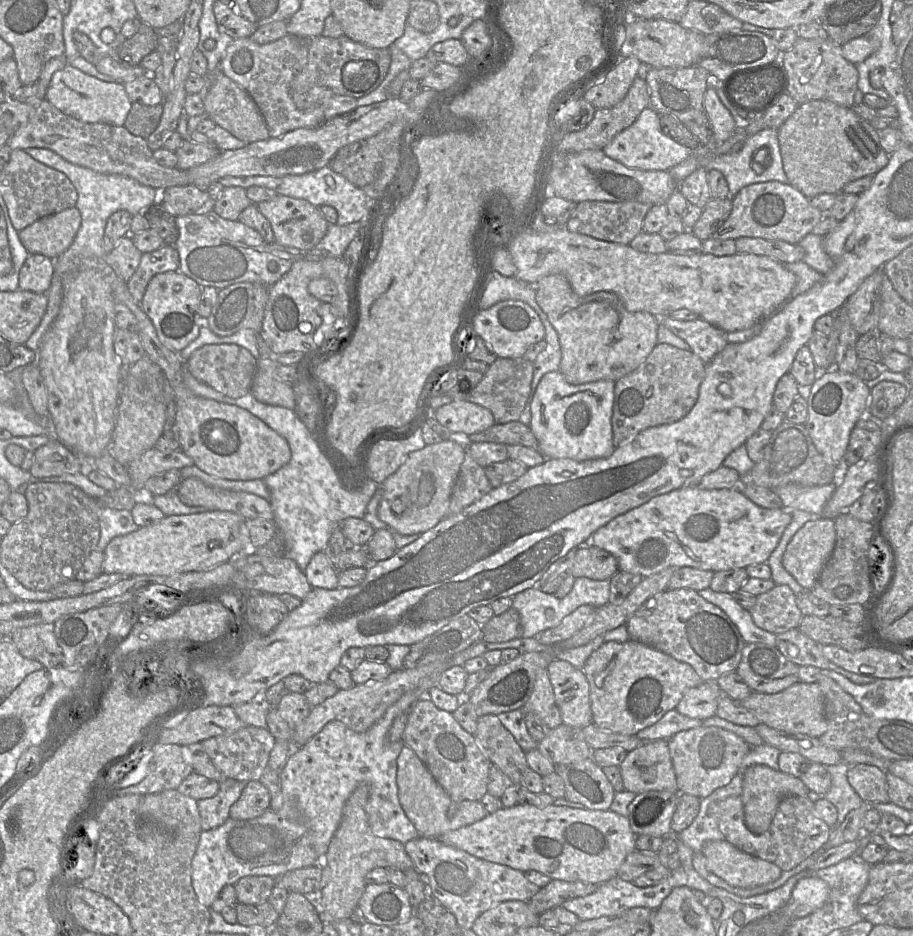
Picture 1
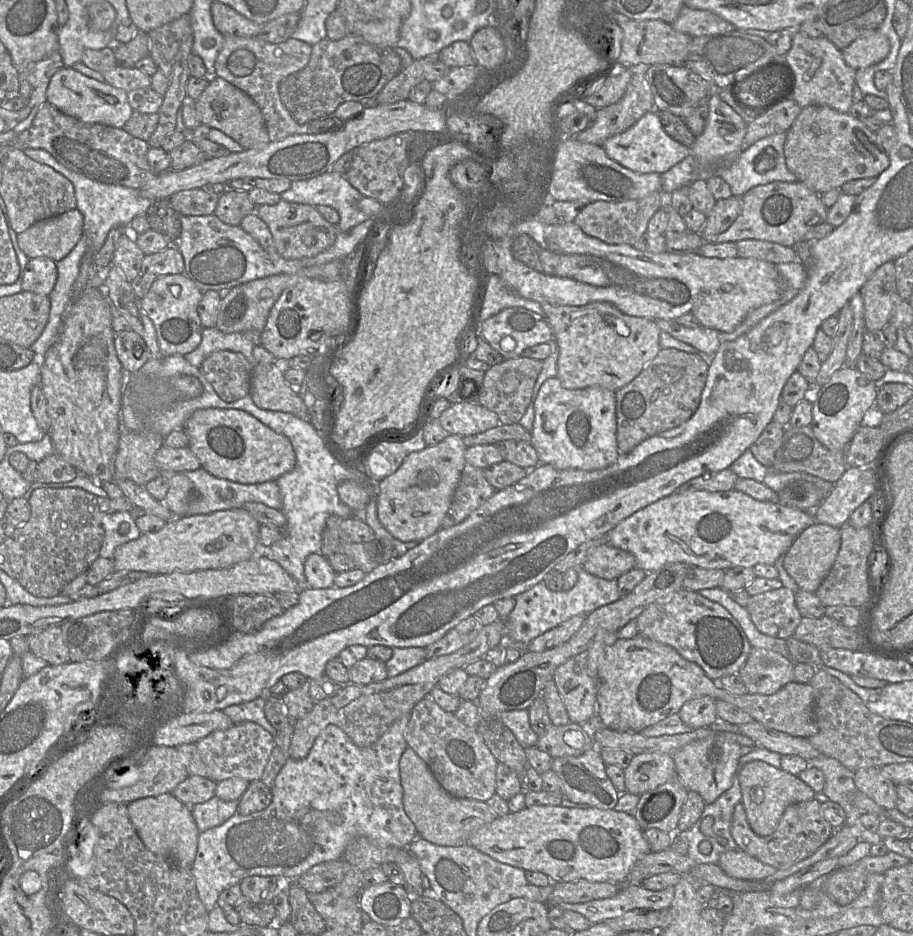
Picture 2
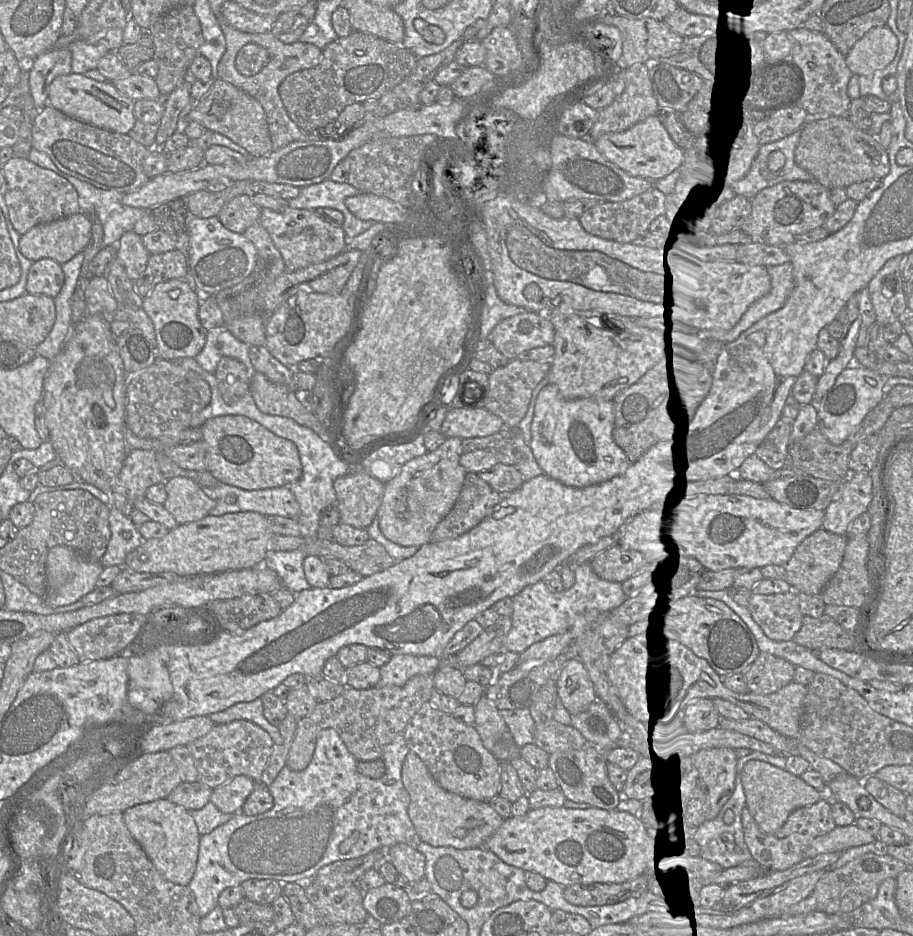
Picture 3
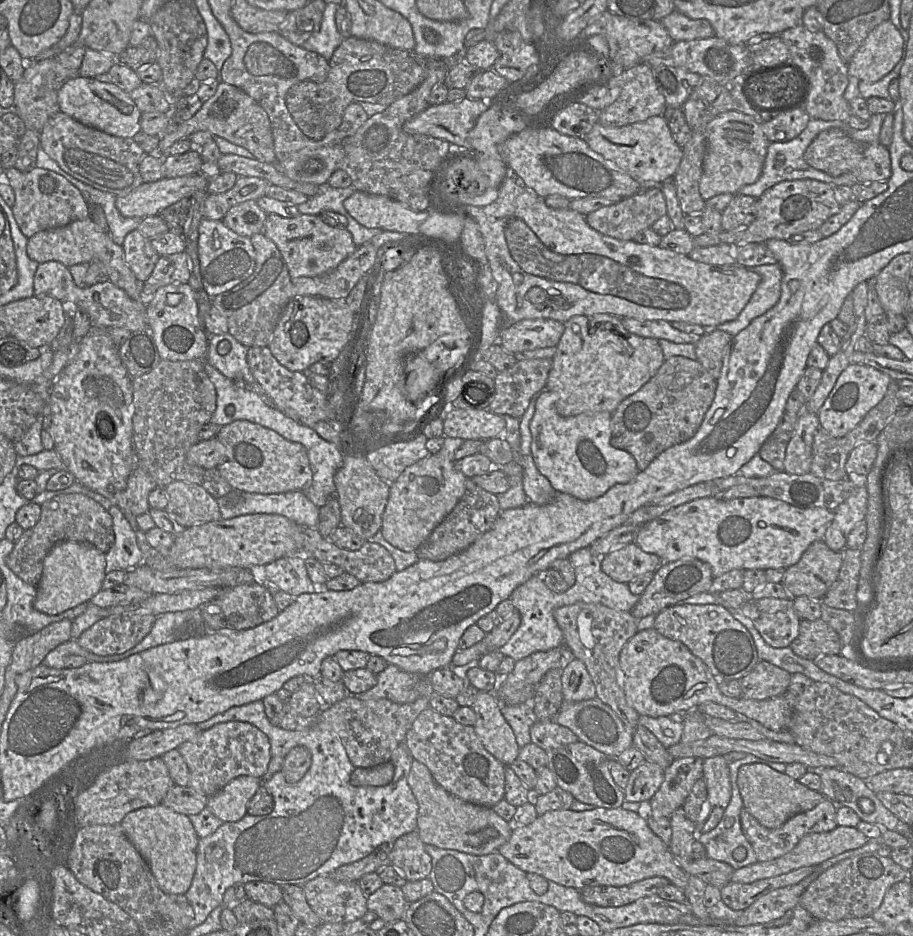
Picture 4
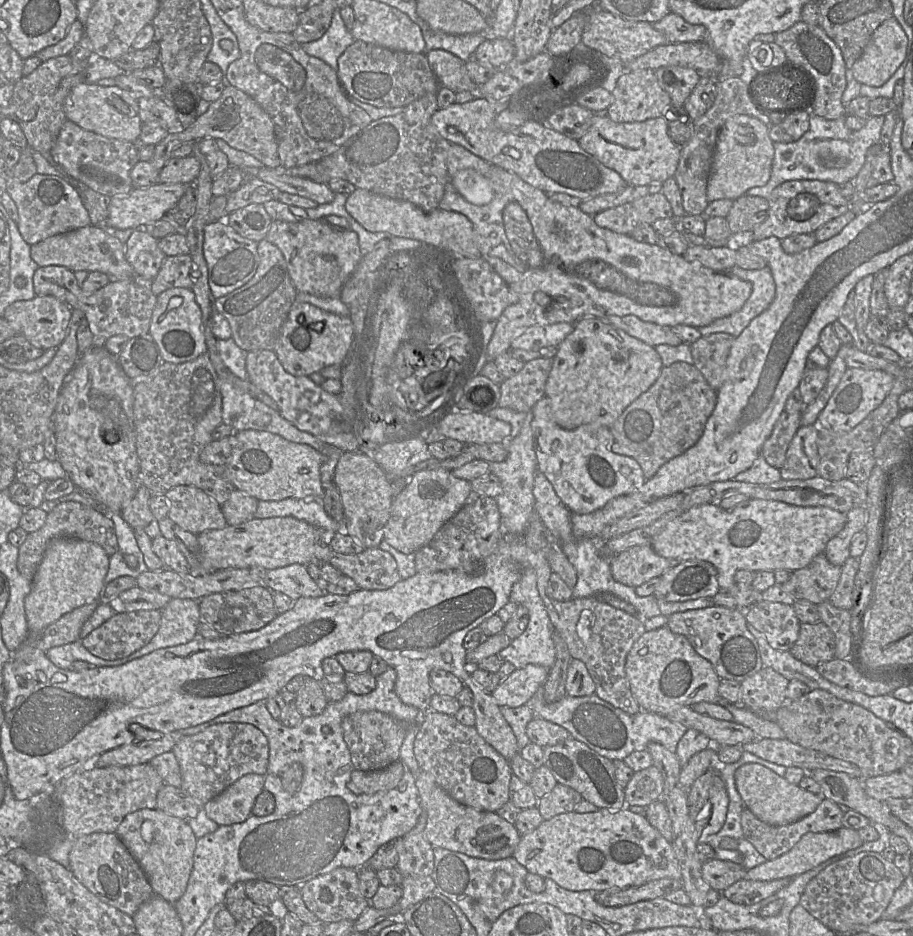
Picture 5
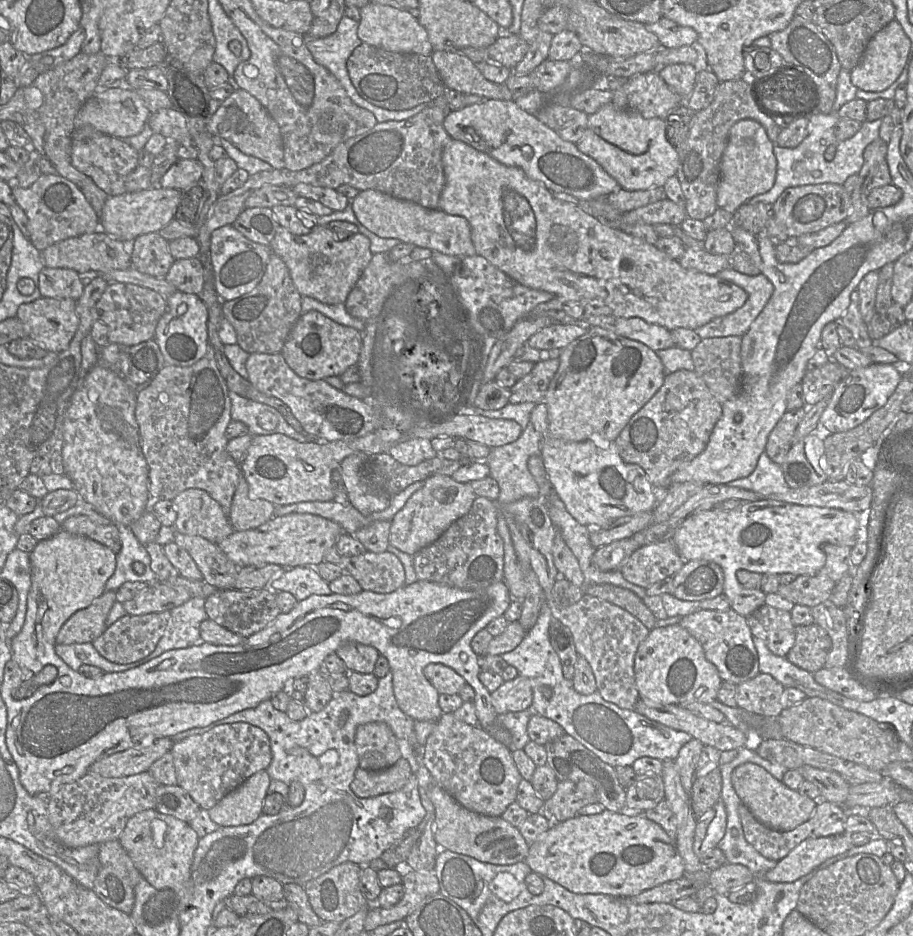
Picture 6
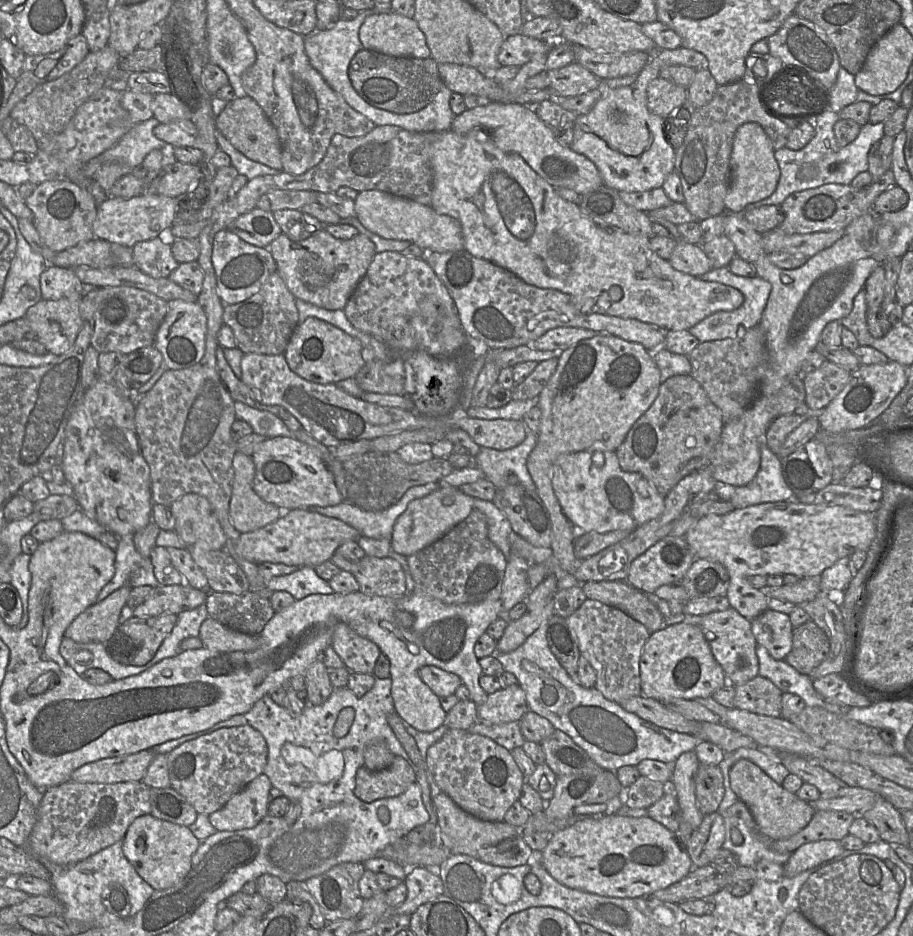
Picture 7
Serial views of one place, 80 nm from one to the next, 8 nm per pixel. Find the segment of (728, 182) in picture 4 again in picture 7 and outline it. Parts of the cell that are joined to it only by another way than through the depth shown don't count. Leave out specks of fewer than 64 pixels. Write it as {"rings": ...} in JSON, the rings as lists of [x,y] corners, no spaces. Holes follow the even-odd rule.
{"rings":[[[747,122],[736,130],[730,156],[731,184],[724,199],[726,212],[742,213],[746,205],[763,200],[775,191],[780,169],[774,152],[769,137],[759,124]]]}

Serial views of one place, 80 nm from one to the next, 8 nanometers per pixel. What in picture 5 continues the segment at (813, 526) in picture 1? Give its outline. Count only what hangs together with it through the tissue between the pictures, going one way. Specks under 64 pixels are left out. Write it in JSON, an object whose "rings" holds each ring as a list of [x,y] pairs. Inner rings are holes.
{"rings":[[[820,553],[804,568],[792,572],[790,578],[782,584],[782,589],[793,599],[805,599],[816,605],[829,600],[835,591],[840,575],[841,566],[831,564],[824,553]]]}

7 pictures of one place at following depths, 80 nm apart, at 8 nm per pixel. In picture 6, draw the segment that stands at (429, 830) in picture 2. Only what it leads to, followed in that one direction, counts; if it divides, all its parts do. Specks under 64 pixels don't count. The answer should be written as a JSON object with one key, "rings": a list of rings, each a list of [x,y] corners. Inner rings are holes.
{"rings":[[[437,784],[430,789],[430,799],[435,809],[434,839],[440,849],[464,854],[478,861],[495,865],[512,865],[525,860],[529,844],[519,829],[501,816],[485,816],[472,812],[460,805]]]}

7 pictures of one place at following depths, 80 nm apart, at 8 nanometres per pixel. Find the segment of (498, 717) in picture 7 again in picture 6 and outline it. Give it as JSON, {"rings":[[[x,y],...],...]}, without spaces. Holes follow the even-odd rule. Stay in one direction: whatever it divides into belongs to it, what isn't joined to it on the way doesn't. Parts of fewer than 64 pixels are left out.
{"rings":[[[518,675],[512,680],[503,682],[491,693],[492,704],[498,715],[507,712],[520,712],[530,708],[533,699],[531,681]]]}

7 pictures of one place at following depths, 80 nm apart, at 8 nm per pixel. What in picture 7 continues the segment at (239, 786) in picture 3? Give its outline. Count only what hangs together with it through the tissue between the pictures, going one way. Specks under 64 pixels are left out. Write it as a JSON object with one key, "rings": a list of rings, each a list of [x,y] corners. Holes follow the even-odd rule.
{"rings":[[[264,774],[252,780],[232,796],[220,809],[209,815],[217,831],[234,831],[255,827],[267,814],[271,781]]]}

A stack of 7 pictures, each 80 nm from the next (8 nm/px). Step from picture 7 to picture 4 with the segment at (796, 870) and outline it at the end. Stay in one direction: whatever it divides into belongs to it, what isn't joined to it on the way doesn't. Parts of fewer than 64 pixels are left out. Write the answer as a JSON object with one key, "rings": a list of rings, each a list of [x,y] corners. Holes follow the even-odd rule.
{"rings":[[[837,825],[833,830],[828,832],[810,833],[803,836],[790,852],[777,859],[766,862],[756,862],[736,869],[731,877],[731,882],[752,883],[757,880],[786,874],[802,867],[817,866],[845,851],[861,847],[868,841],[869,838],[867,838],[856,827]]]}

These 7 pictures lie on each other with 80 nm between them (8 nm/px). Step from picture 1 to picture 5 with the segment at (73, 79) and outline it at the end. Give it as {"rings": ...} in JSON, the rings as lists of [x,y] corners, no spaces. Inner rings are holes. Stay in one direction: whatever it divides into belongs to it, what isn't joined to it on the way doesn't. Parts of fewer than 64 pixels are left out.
{"rings":[[[82,82],[76,85],[65,99],[64,111],[67,120],[108,138],[135,142],[141,134],[142,121],[137,100],[117,86],[106,87]]]}

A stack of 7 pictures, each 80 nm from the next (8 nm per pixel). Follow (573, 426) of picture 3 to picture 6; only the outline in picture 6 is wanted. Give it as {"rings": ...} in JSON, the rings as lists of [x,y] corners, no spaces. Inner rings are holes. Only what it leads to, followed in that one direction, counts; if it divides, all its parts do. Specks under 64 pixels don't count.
{"rings":[[[544,402],[536,404],[530,415],[530,423],[542,435],[541,457],[553,492],[563,502],[567,512],[580,524],[590,527],[591,530],[604,527],[624,516],[653,511],[661,501],[660,495],[657,495],[656,501],[655,488],[647,480],[644,470],[636,464],[625,463],[617,453],[614,441],[610,442],[608,449],[604,449],[591,439],[568,442],[552,437],[549,434],[548,410]]]}

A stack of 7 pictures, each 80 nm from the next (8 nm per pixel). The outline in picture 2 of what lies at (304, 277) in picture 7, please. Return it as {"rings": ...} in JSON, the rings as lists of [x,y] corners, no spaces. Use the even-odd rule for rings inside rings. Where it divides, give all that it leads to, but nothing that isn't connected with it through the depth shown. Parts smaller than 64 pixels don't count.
{"rings":[[[281,199],[275,205],[256,207],[257,215],[267,224],[277,253],[287,260],[310,258],[332,246],[339,232],[319,211],[311,205],[298,204]]]}

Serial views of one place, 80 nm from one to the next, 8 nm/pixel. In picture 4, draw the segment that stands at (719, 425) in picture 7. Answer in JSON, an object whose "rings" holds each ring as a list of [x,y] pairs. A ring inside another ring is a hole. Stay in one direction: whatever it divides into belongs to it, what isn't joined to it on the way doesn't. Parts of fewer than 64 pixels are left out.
{"rings":[[[683,356],[666,359],[657,373],[613,412],[611,445],[631,454],[638,470],[645,470],[664,450],[695,435],[714,400],[716,386],[717,380],[698,360]]]}

